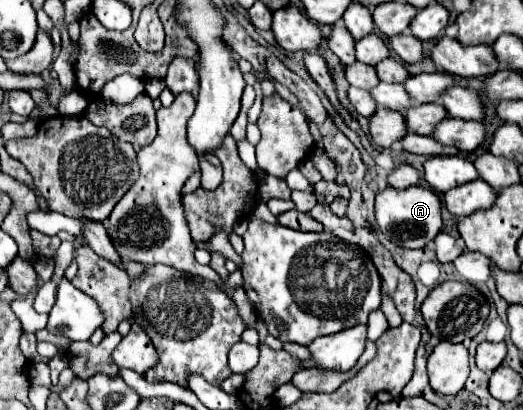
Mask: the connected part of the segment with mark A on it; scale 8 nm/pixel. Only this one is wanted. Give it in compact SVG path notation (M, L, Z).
M412 187L412 189L394 189L376 195L376 221L382 233L396 245L408 249L426 247L442 229L442 201L434 189Z

